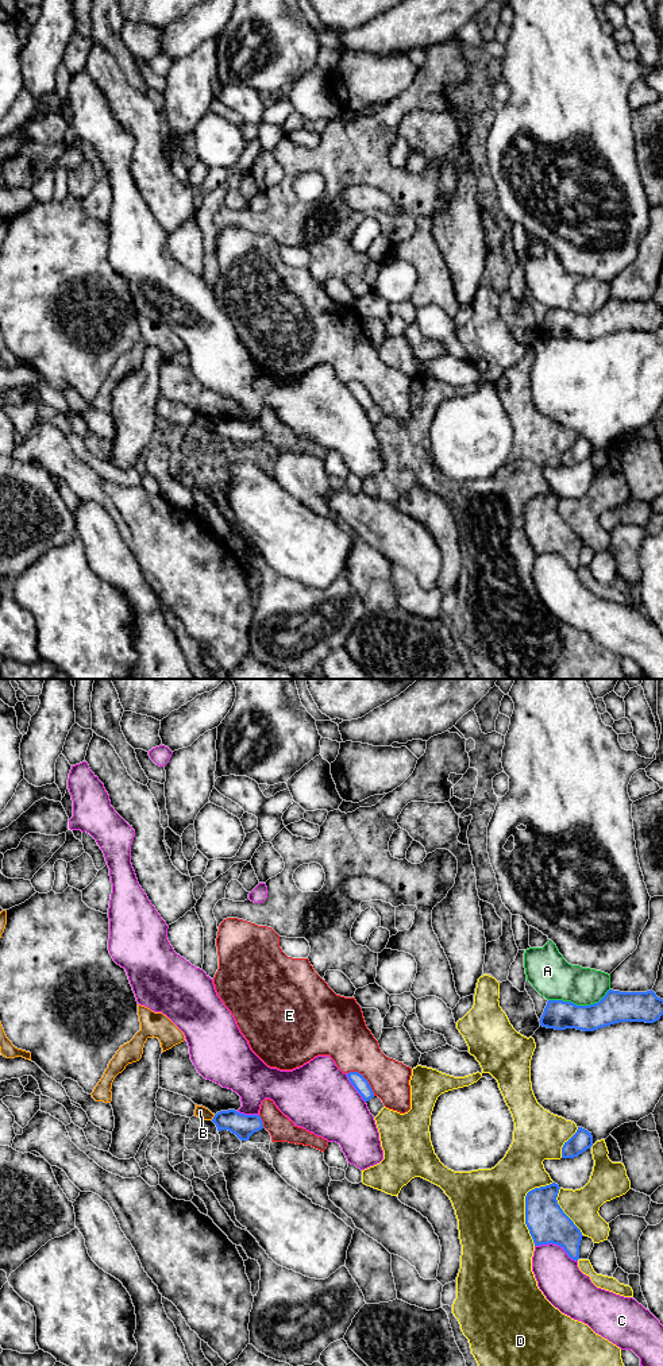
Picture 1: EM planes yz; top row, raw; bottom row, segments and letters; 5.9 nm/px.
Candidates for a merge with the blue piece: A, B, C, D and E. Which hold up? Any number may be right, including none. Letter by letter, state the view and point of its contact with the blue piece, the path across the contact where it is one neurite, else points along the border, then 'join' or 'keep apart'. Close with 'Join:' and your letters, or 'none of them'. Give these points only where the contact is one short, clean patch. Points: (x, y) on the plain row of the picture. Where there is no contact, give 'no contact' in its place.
A: contact yz (579, 315); keep apart
B: contact yz (214, 427); border yz (215, 424), (211, 428); keep apart
C: contact yz (557, 552); keep apart
D: contact yz (525, 516); keep apart
E: contact yz (365, 388); keep apart
Join: none of them

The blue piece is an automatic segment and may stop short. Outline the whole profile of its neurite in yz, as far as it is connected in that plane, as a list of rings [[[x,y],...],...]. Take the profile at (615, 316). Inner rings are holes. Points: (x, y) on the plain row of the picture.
[[[609,298],[598,312],[590,315],[548,309],[539,331],[547,337],[594,340],[620,331],[654,332],[662,324],[663,308],[652,298],[647,301]]]

